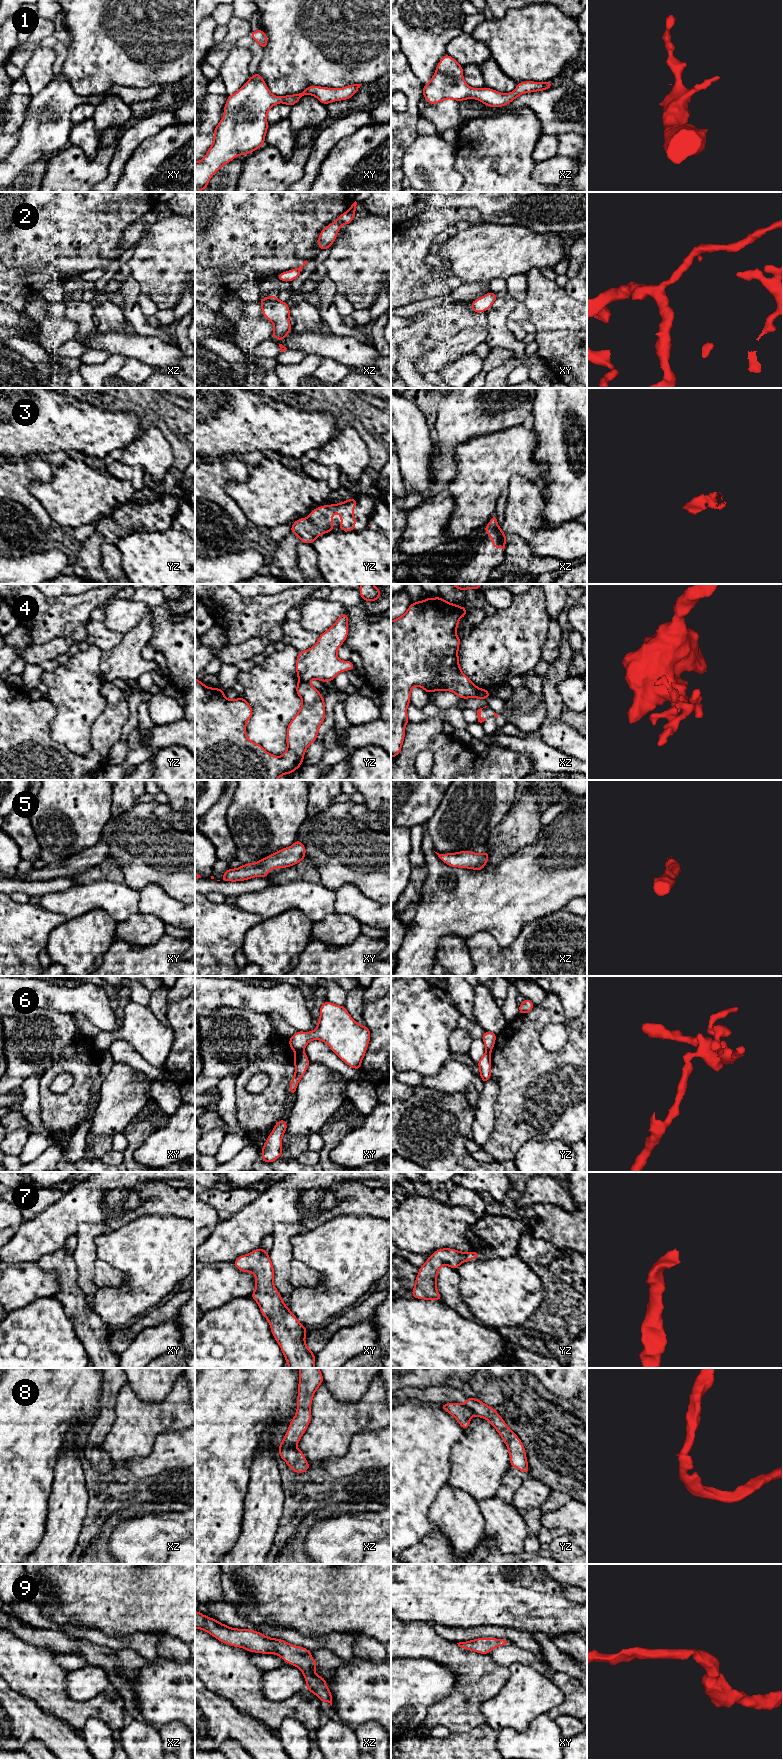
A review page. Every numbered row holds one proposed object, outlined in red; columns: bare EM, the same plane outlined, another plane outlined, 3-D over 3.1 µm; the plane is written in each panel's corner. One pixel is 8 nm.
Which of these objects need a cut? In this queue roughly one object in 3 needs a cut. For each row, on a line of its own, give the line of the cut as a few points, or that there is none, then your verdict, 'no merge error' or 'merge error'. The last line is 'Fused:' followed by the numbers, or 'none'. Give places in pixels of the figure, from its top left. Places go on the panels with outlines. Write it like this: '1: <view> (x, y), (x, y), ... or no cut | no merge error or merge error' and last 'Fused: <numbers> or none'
1: no cut | no merge error
2: no cut | no merge error
3: no cut | no merge error
4: yz (298, 679), (308, 682) | merge error
5: no cut | no merge error
6: xy (302, 1050), (295, 1052) | merge error
7: no cut | no merge error
8: xz (296, 1444), (280, 1448) | merge error
9: no cut | no merge error
Fused: 4, 6, 8

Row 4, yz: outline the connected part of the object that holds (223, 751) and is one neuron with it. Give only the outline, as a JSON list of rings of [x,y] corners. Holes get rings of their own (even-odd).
[[[195,678],[195,780],[278,780],[284,774],[292,774],[298,769],[302,765],[306,749],[317,739],[326,712],[320,691],[309,682],[298,680],[296,693],[302,699],[302,705],[287,727],[287,749],[278,757],[248,739],[246,723],[252,717],[253,709],[246,699],[242,697],[229,700],[224,696],[224,690],[207,687]]]

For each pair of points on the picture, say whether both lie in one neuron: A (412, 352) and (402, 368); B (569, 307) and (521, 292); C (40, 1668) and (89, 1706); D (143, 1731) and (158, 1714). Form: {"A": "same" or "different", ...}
{"A": "different", "B": "different", "C": "same", "D": "different"}

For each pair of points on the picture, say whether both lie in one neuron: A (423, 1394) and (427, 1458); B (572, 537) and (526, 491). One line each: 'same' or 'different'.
A: different
B: same

